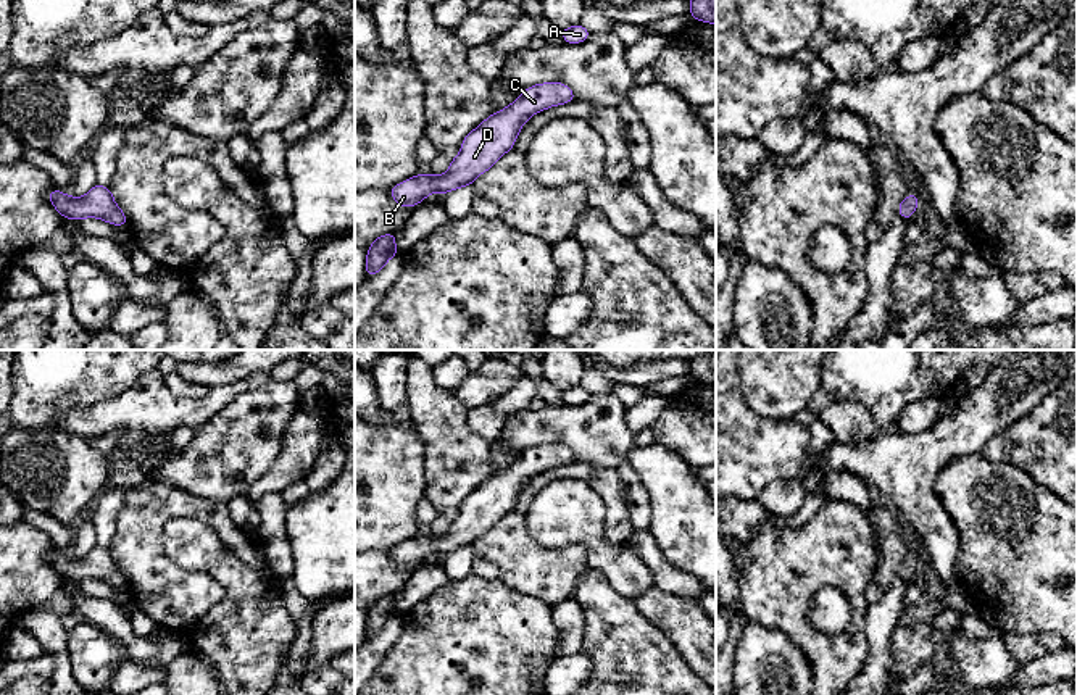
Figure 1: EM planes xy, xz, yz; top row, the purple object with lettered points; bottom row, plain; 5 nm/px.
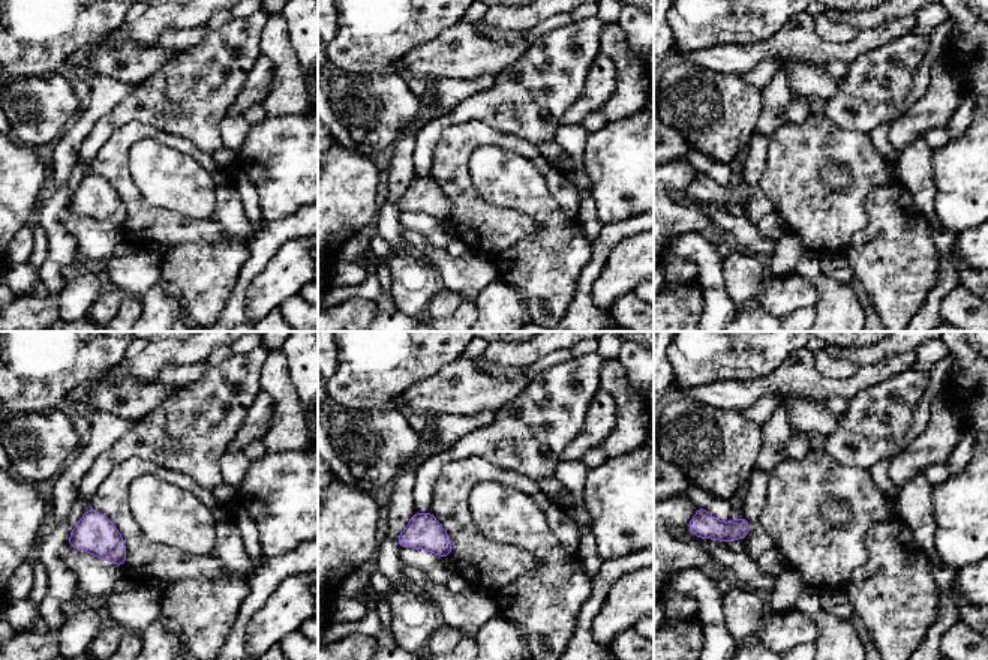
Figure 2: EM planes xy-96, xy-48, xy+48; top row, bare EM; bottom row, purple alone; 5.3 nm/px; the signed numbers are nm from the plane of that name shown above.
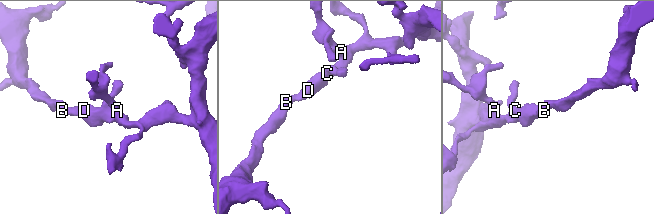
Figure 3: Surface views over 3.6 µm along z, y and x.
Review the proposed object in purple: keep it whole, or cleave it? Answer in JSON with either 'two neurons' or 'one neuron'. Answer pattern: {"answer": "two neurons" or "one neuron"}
{"answer": "one neuron"}

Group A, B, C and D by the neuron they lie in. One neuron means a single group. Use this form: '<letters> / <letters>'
A B C D

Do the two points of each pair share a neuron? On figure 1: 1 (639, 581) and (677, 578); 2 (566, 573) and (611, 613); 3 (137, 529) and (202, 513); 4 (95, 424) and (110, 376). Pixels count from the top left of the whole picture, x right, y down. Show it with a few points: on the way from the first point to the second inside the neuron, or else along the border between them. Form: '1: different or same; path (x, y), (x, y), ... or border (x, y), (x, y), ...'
1: different; border (631, 547), (648, 570), (653, 584)
2: different; border (589, 570), (578, 582), (571, 597)
3: same; path (153, 513), (158, 508), (186, 508)
4: different; border (136, 379), (113, 397), (66, 410)

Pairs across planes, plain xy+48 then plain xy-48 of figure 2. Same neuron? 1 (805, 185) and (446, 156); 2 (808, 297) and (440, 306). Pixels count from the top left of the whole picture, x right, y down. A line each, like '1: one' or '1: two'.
1: one
2: one

